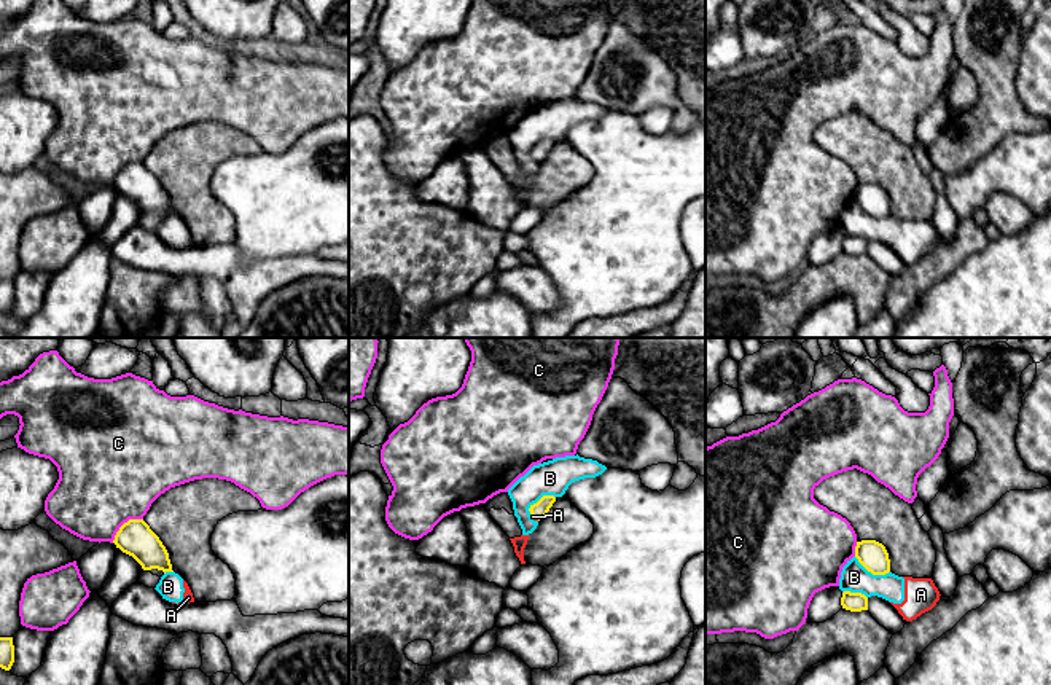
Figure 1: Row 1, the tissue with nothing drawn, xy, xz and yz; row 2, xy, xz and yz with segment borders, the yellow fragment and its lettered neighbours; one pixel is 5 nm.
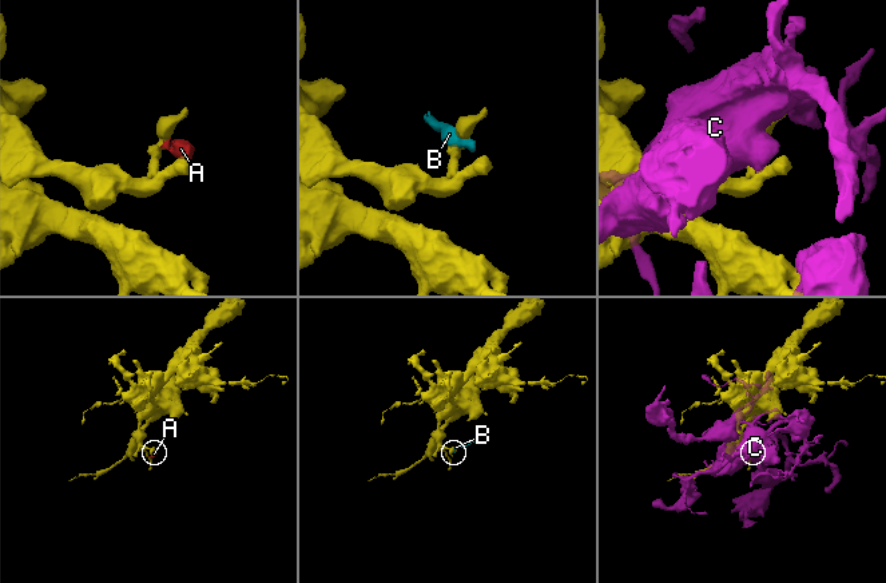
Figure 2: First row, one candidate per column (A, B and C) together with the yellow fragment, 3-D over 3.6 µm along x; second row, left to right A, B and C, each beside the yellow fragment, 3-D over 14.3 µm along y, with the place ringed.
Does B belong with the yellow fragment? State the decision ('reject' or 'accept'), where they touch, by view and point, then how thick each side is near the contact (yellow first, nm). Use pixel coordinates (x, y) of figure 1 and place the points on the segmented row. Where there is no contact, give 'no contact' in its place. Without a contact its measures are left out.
reject | yz (871, 572) | 150/140 nm

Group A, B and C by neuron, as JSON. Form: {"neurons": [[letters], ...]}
{"neurons": [["A", "B"], ["C"]]}

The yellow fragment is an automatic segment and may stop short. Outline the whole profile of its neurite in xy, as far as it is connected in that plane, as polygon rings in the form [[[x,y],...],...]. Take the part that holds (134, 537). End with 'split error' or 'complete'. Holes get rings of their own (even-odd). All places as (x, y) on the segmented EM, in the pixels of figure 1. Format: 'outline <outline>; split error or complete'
outline [[[143,519],[124,523],[116,532],[113,543],[123,553],[132,556],[143,570],[174,572],[166,546]]]; complete

